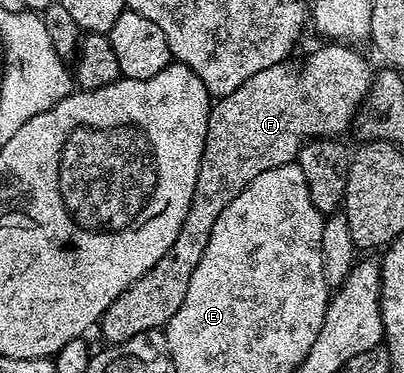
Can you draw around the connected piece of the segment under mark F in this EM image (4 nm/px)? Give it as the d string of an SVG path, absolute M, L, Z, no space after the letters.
M329 41L324 44L318 51L313 51L309 55L309 59L305 59L301 63L301 67L296 67L293 61L284 63L276 63L271 65L271 69L259 69L259 73L255 73L255 77L247 77L247 81L243 81L243 85L239 85L239 89L235 89L235 93L220 96L209 108L209 120L207 121L207 137L203 145L203 157L199 165L199 177L195 181L195 193L191 197L191 209L187 209L187 217L183 217L183 229L179 229L179 237L175 237L175 241L171 245L171 249L167 249L167 253L163 253L163 257L159 257L159 261L150 271L143 273L143 277L139 277L139 281L135 281L121 294L115 297L115 301L111 301L111 305L101 315L99 324L99 332L106 340L106 344L122 343L136 335L142 335L148 331L155 331L164 328L169 319L175 313L175 309L179 309L179 305L183 305L183 297L187 297L187 285L191 285L191 273L195 273L195 265L199 265L199 257L203 257L203 249L207 249L207 241L211 229L215 225L215 221L219 221L219 213L223 213L223 209L227 209L227 205L231 205L231 201L235 201L235 197L239 197L239 193L243 193L243 189L247 189L247 185L251 185L251 181L255 181L255 177L259 177L259 173L267 173L267 169L275 169L279 165L287 165L294 162L300 149L309 140L315 140L322 137L341 137L345 130L354 126L357 113L361 109L361 104L365 102L365 94L369 91L369 87L373 84L374 72L369 71L369 63L357 51L352 51L352 46L346 45L341 41Z

